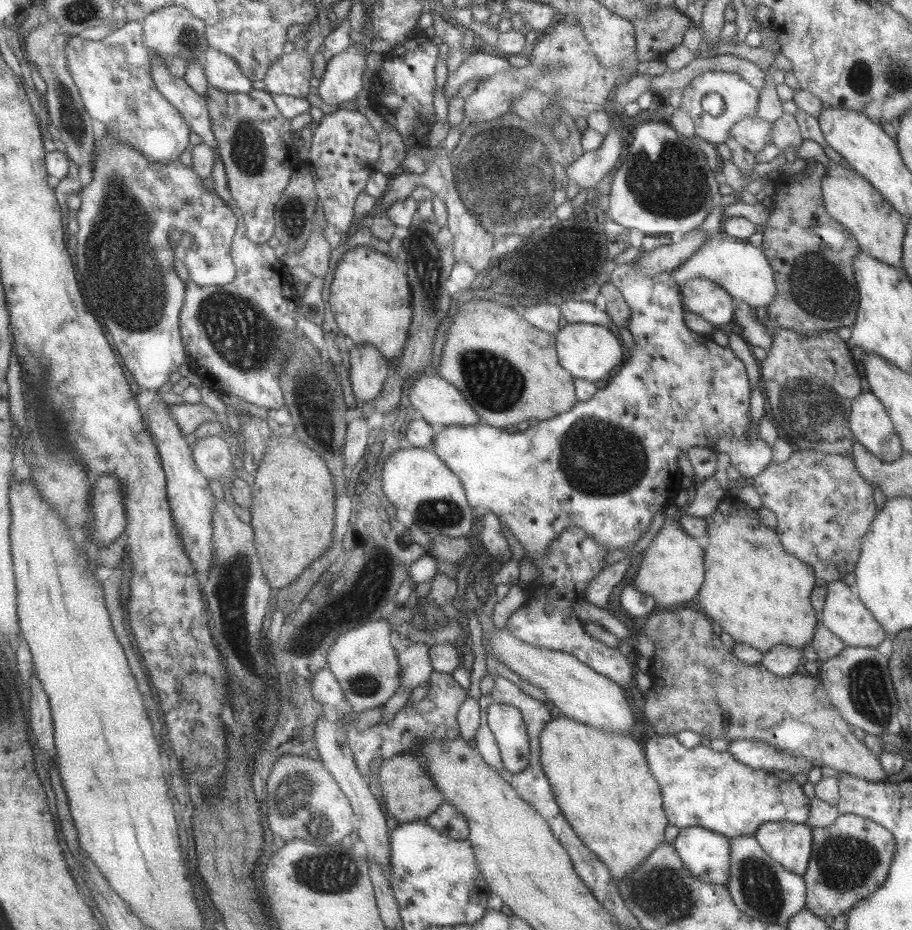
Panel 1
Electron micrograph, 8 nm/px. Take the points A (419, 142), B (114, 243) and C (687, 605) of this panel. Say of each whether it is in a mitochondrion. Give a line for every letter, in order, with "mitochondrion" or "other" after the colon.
A: other
B: mitochondrion
C: other

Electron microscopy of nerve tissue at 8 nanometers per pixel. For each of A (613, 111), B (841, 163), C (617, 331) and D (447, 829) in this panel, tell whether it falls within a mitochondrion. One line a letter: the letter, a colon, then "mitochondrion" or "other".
A: other
B: other
C: other
D: other

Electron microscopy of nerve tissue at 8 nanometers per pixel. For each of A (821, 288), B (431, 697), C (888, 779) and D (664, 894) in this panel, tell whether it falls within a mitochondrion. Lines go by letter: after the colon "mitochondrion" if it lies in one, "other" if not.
A: mitochondrion
B: other
C: other
D: mitochondrion

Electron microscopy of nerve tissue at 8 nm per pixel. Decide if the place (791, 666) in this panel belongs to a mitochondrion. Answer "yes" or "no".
no

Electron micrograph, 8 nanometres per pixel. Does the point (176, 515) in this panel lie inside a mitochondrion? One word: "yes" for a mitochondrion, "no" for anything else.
no

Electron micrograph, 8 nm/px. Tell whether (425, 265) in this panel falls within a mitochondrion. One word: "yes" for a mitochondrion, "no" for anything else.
yes

